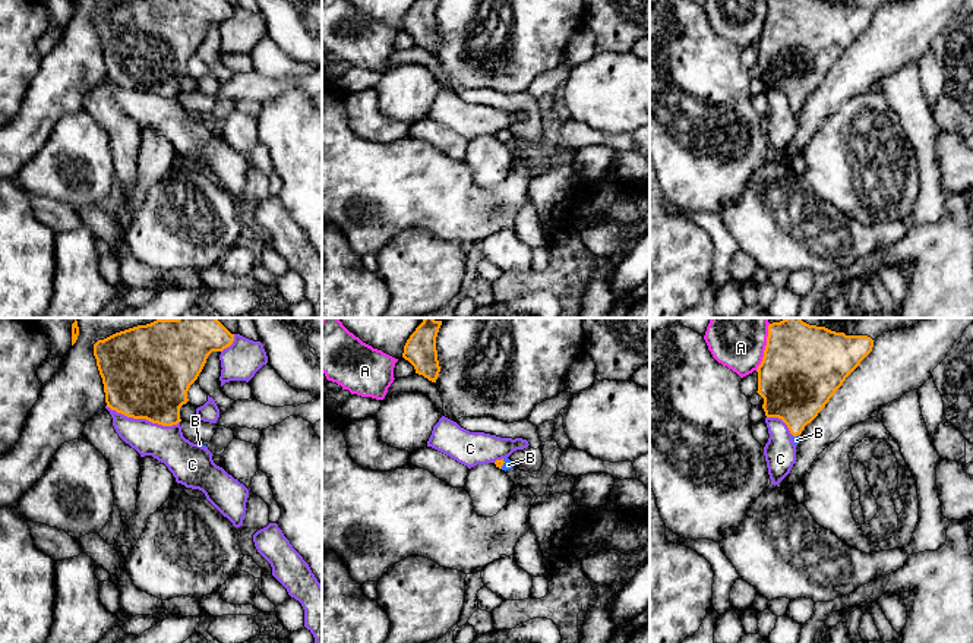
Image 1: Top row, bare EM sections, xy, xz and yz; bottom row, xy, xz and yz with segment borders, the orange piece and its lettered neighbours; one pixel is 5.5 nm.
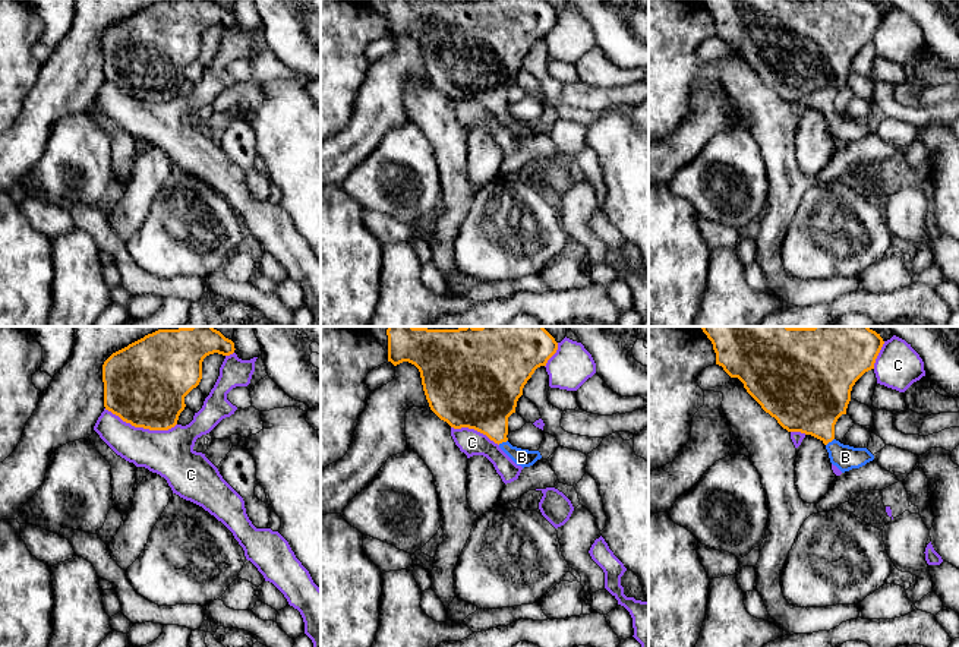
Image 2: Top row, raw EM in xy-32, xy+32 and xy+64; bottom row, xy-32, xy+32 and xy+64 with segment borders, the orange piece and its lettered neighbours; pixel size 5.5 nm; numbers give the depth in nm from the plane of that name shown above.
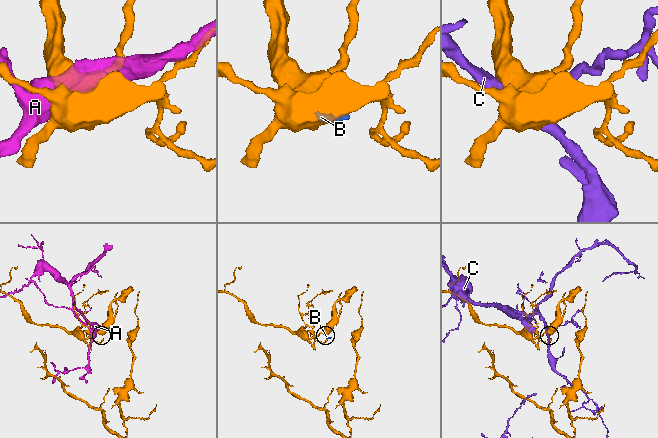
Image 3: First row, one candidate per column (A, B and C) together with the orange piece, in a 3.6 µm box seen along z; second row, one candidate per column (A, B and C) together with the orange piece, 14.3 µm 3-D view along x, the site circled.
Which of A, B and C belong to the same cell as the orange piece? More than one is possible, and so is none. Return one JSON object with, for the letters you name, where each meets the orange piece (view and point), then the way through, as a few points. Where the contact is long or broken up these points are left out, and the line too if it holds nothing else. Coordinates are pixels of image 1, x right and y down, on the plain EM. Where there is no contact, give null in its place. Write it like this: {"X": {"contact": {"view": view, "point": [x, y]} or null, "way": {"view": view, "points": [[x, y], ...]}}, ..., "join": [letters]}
{"B": {"contact": {"view": "xz", "point": [504, 134]}, "way": {"view": "xz", "points": [[499, 135], [504, 134], [508, 136]]}}, "join": ["B"]}

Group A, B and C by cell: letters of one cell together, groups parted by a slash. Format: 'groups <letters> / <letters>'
groups A / B / C

